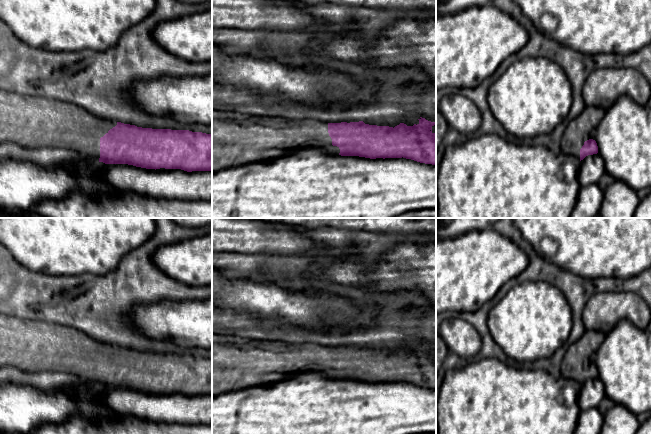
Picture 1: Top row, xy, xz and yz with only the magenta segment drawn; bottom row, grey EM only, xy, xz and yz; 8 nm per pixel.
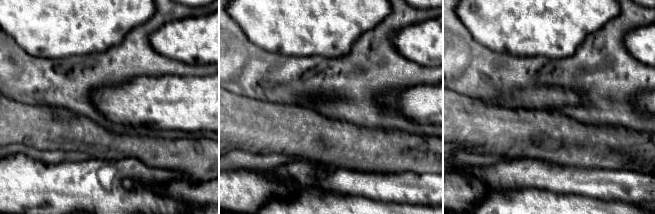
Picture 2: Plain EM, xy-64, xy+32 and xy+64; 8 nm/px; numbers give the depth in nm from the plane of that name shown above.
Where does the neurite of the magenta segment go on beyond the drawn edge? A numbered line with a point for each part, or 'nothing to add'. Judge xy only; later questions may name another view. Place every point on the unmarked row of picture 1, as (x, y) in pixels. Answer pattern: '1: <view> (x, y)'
1: xy (30, 345)

